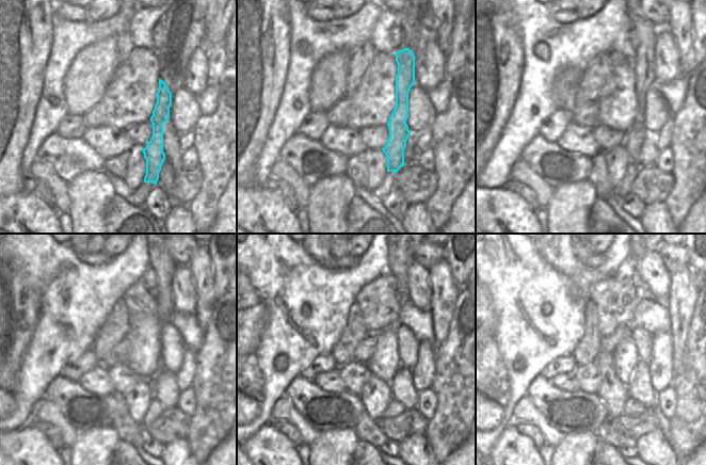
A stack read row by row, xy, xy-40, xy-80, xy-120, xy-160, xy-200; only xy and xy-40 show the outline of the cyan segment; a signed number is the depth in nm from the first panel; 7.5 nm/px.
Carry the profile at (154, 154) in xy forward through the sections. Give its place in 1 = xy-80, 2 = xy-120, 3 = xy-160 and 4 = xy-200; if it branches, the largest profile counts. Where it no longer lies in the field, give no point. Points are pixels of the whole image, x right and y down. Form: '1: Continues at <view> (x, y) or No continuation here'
1: Continues at xy-80 (645, 31)
2: Continues at xy-120 (161, 263)
3: Continues at xy-160 (400, 255)
4: Continues at xy-200 (634, 255).

